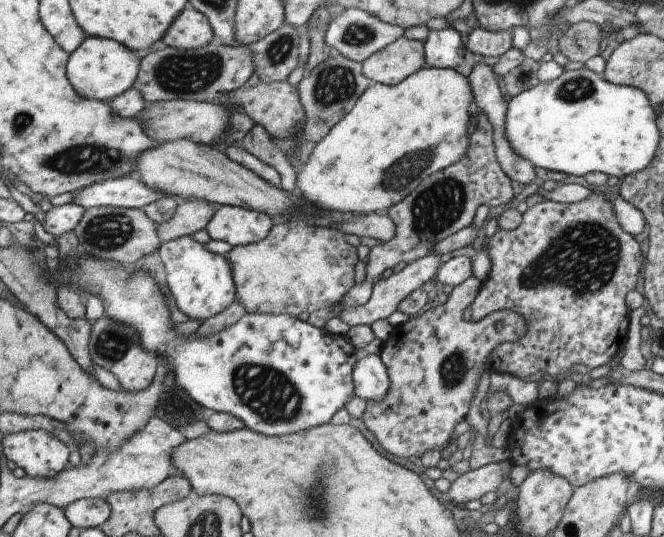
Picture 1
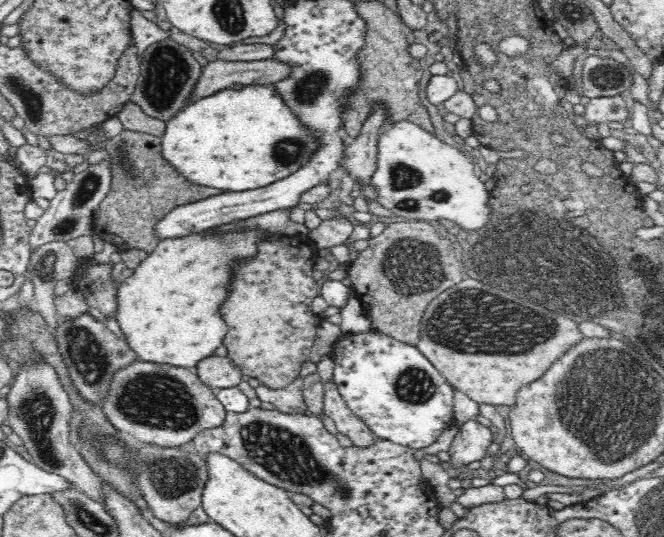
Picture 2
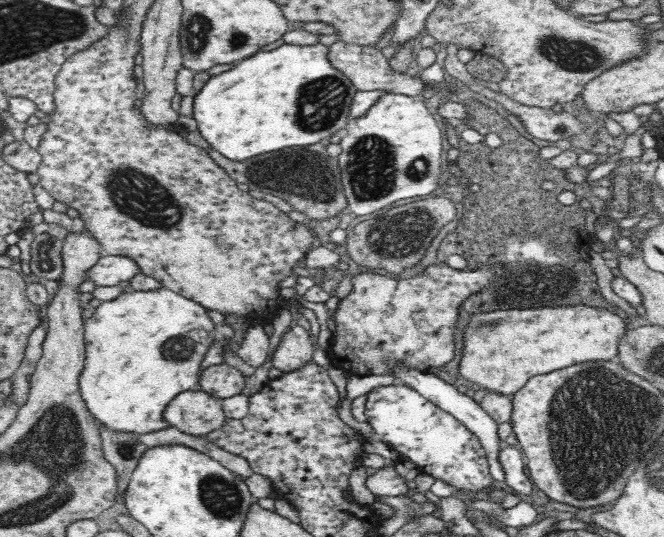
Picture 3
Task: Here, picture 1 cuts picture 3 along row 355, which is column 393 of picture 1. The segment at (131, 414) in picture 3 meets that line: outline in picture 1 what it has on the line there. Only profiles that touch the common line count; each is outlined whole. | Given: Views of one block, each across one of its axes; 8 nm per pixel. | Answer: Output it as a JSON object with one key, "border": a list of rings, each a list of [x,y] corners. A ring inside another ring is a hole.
{"border":[[[425,66],[396,85],[372,83],[350,113],[314,146],[306,164],[296,169],[298,194],[320,212],[354,215],[386,212],[430,174],[452,166],[466,153],[472,100],[468,79],[454,69]]]}

